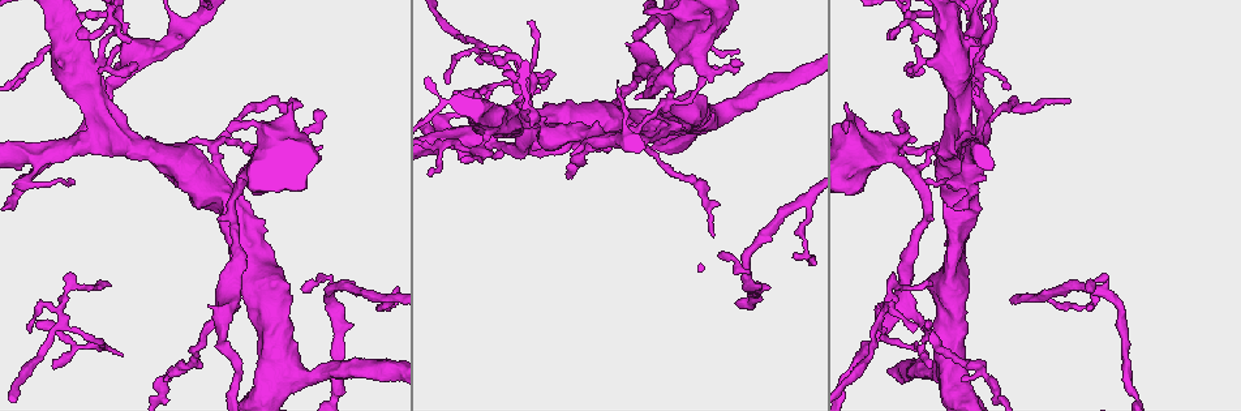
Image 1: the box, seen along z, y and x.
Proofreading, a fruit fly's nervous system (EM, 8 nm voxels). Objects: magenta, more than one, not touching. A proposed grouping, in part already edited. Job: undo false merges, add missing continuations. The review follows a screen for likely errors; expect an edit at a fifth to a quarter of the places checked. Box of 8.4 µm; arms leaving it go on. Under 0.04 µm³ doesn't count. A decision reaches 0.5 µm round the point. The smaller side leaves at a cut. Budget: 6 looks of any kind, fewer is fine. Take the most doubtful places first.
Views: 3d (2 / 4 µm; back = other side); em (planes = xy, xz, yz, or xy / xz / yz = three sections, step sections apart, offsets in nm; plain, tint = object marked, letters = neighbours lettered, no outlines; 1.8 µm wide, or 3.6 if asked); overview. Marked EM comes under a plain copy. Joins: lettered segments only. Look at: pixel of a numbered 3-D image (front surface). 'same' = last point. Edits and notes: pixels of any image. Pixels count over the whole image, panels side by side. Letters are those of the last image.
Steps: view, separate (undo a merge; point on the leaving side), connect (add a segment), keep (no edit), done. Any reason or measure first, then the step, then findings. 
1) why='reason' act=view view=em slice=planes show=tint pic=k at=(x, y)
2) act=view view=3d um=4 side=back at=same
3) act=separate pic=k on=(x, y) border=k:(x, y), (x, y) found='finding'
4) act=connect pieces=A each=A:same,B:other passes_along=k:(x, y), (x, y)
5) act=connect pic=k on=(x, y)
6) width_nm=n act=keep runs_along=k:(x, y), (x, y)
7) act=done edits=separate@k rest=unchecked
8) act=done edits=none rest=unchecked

why='looks like a crossing' act=view view=3d um=4 pic=1 at=(514, 132)

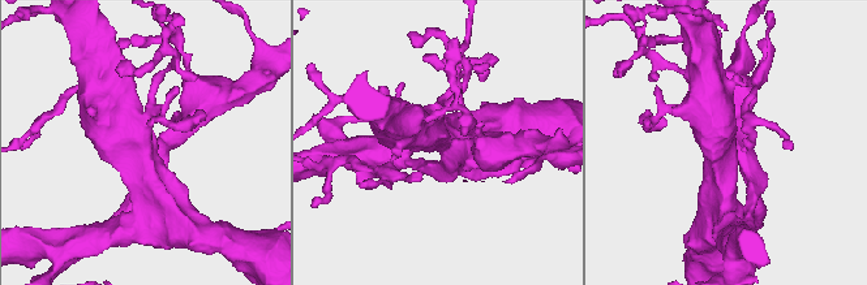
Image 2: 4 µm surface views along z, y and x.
why='need the tissue' act=view view=em slice=planes show=tint pic=2 at=(150, 159)

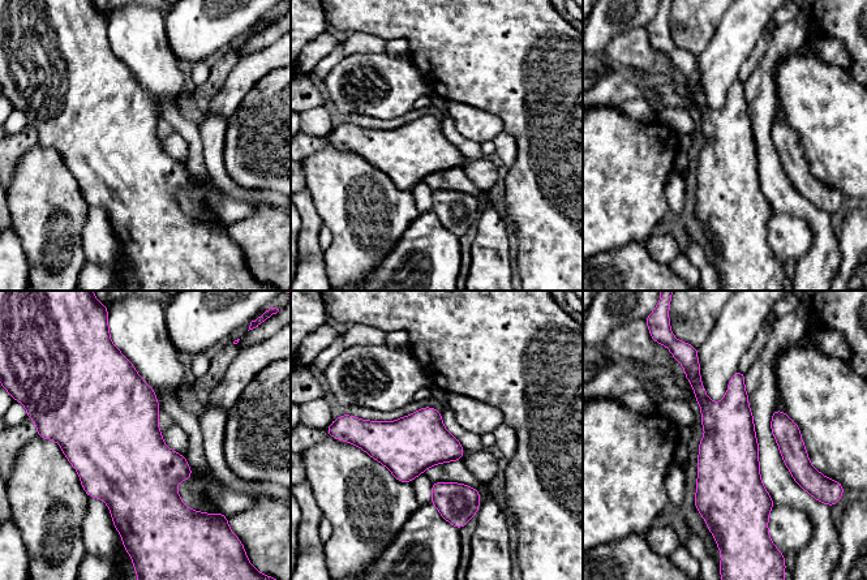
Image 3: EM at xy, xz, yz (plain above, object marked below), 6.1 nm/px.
why='what lies round it' act=view view=em slice=planes show=letters at=same

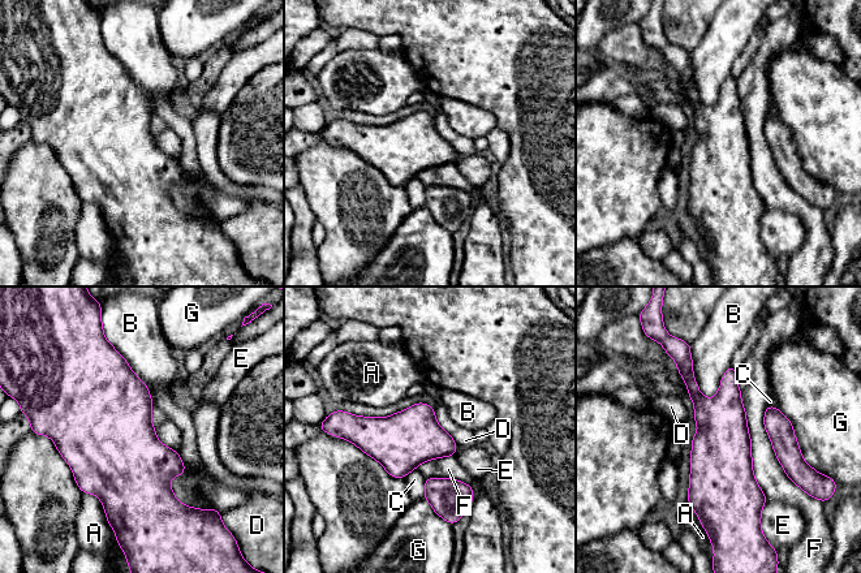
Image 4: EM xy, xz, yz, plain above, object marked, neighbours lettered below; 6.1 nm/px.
width_nm=340 act=keep each=A:other,B:other,C:other,D:other,E:other,F:other,G:other border=4:(434, 410), (437, 422), (457, 444) found='all the same cell'

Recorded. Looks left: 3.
why='tapers out' act=view view=em slice=planes show=letters pic=1 at=(120, 355)

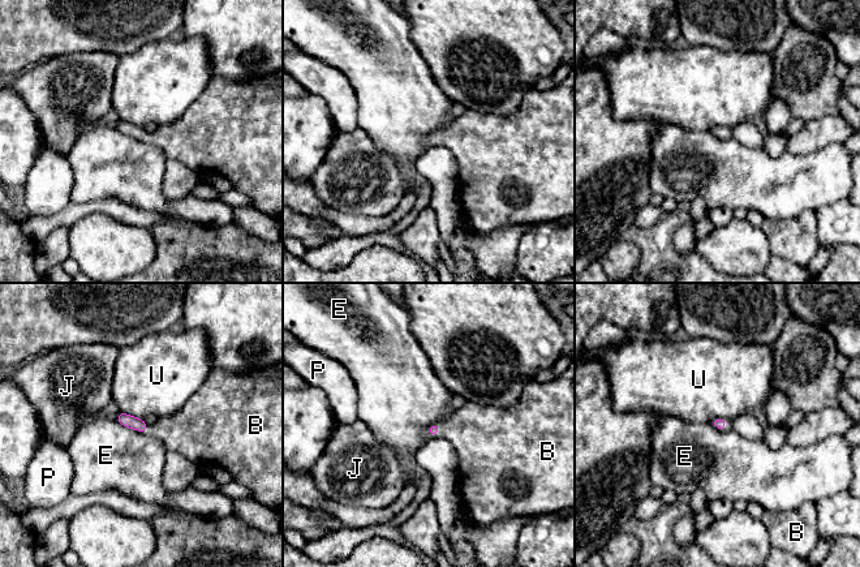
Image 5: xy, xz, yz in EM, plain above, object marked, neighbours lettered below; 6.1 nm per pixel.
longest_contact=E:200nm act=connect pic=5 on=(478, 433) each=B:same,E:other,J:other,P:other,U:other passes_along=5:(433, 429), (438, 429), (478, 433) found='the cell continues'

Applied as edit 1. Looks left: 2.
why='stops while still wide' act=view view=3d um=4 pic=1 at=(608, 147)

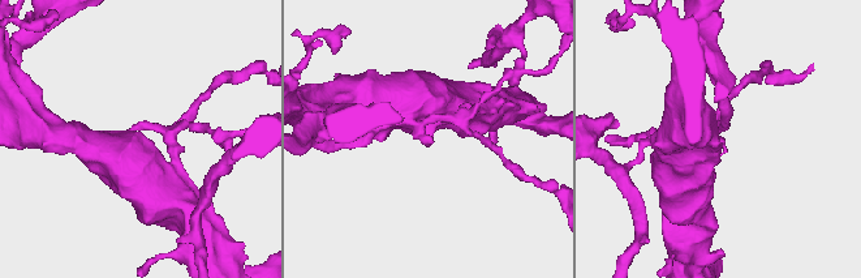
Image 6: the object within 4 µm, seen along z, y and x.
act=view view=em um=3.6 slice=planes show=letters pic=6 at=(721, 136)

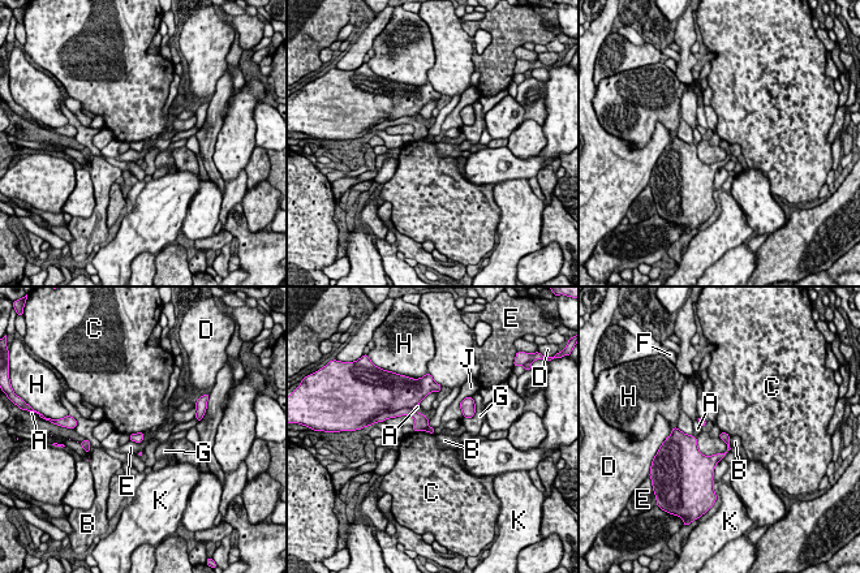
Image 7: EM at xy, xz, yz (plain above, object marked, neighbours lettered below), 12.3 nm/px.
act=keep each=A:other,B:other,C:other,D:other,E:other,F:other,G:other,H:other,J:other,K:other found='none of them fits'

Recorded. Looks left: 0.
act=done edits=connect@5 rest=unchecked

